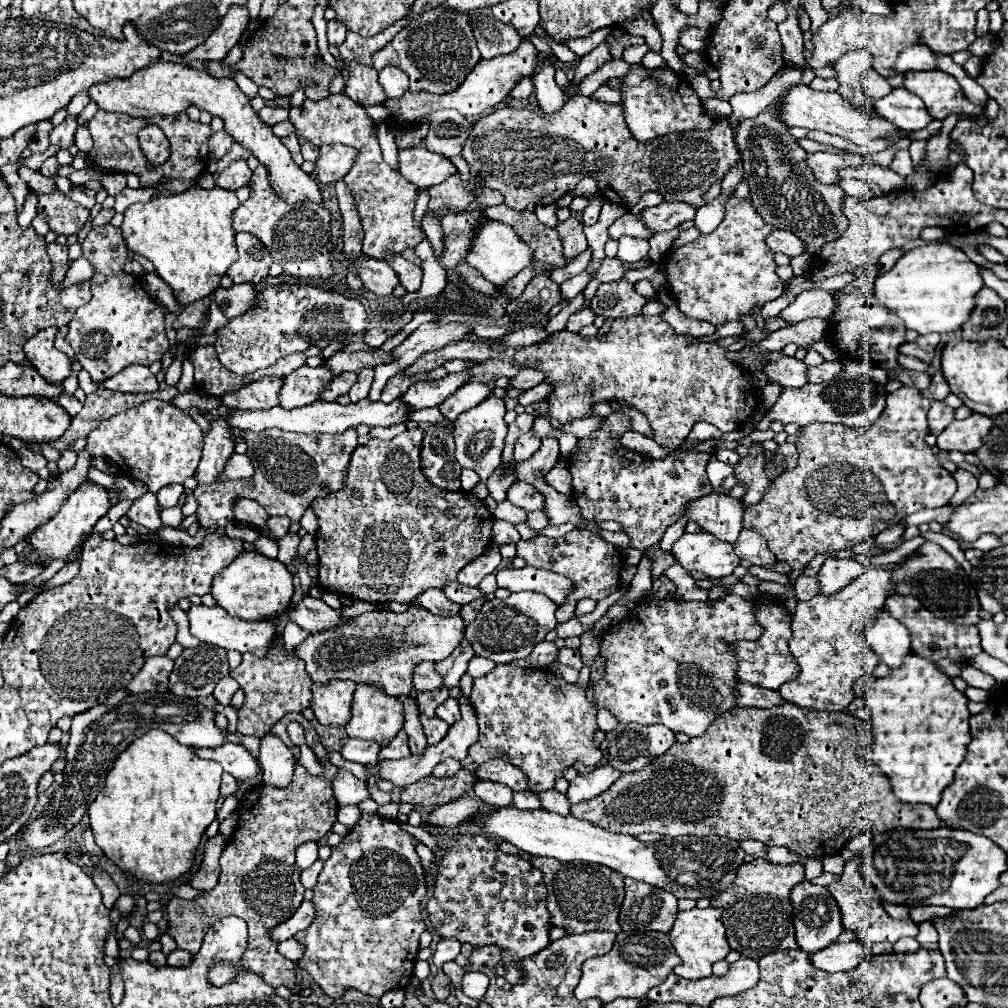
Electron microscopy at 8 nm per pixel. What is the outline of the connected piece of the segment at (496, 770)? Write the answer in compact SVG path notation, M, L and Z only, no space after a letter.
M500 758L488 760L476 768L476 778L478 780L490 780L490 782L500 782L512 788L514 792L518 790L528 790L528 784L524 780L524 774L520 768L512 766L510 762L504 762Z

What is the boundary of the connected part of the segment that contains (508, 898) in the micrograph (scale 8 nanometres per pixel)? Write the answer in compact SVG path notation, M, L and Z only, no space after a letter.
M452 834L446 838L444 842L444 852L440 856L440 868L438 868L438 874L436 874L436 886L434 886L434 892L432 892L432 900L426 902L426 914L428 914L428 920L432 922L436 934L440 938L456 938L460 944L472 944L472 946L500 946L502 948L502 964L504 964L504 978L508 984L516 986L516 984L522 984L522 978L524 978L524 970L520 966L520 960L526 960L534 954L538 954L540 950L544 950L548 944L550 944L550 928L552 928L552 922L550 922L550 912L546 910L546 898L548 898L548 890L546 890L546 884L544 884L544 878L542 878L542 872L538 868L534 868L528 860L524 860L522 856L518 854L504 854L498 850L498 842L496 840L484 840L484 836L474 836L474 834Z

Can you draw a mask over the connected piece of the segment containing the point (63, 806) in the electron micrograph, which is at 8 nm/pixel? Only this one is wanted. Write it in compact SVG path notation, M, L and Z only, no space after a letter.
M172 692L134 694L126 696L116 706L98 704L96 708L74 716L70 742L66 744L64 782L52 792L52 798L44 808L42 816L30 822L26 830L22 830L20 842L24 842L30 850L42 850L64 838L84 818L90 802L94 800L94 794L98 794L104 788L106 774L110 772L118 754L152 728L168 732L180 744L186 744L190 748L212 748L220 742L226 742L228 732L220 732L212 718L212 710L202 708L202 704L190 698L178 698Z

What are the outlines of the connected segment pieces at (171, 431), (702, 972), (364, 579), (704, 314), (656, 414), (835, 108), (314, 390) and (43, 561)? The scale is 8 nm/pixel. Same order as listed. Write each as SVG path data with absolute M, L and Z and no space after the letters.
M148 400L128 412L120 412L120 416L112 416L112 420L104 420L100 428L90 432L86 450L112 460L122 474L144 482L156 494L162 486L172 482L184 484L186 478L195 475L198 458L202 456L202 438L200 426L186 412L170 402Z
M692 908L686 912L678 912L676 922L670 930L670 940L678 956L682 958L682 964L674 968L678 976L684 978L706 978L712 974L712 964L718 960L724 960L730 952L730 946L726 942L724 926L722 926L722 912L720 908Z
M414 428L414 430L406 430L402 432L400 436L392 438L392 440L378 440L378 438L372 438L368 440L366 444L360 444L356 448L356 452L352 454L352 460L350 460L350 466L348 466L348 480L346 480L346 488L340 490L340 492L334 492L334 494L328 494L324 498L316 498L312 500L310 508L314 510L314 514L318 516L318 534L316 534L316 550L318 550L318 556L320 556L320 564L318 564L318 584L320 584L320 590L324 592L336 592L340 596L348 596L348 598L358 598L358 600L364 600L364 602L372 602L372 604L384 604L384 602L412 602L416 600L422 592L430 590L430 588L444 588L444 584L448 580L456 580L458 572L470 564L472 560L476 560L478 556L482 556L486 552L486 548L490 546L492 542L492 514L488 512L486 504L482 500L478 500L474 494L468 494L468 492L450 492L450 490L442 490L434 484L430 484L426 480L426 476L422 474L422 468L420 468L420 446L422 446L422 436L424 432L420 428Z
M732 196L726 204L724 220L712 234L674 248L664 260L668 284L678 298L678 310L690 318L718 326L726 320L740 320L740 316L750 314L754 306L776 300L784 292L784 282L776 276L774 252L766 246L766 236L772 230L772 226L760 220L760 214L754 212L748 198L736 200Z
M632 316L628 320L616 320L606 340L584 340L578 334L562 330L540 344L522 348L516 354L516 362L526 368L540 368L552 380L554 392L548 396L548 416L558 418L562 424L570 422L572 418L588 416L592 404L596 402L624 400L646 414L654 430L654 440L668 448L678 448L688 438L696 422L708 422L720 432L732 432L740 428L756 410L756 406L748 406L748 400L758 396L752 376L736 362L728 360L726 350L720 344L696 342L694 336L676 334L672 326L662 320L662 316Z
M794 86L790 90L790 94L786 96L778 116L788 126L804 126L808 130L822 130L828 134L836 134L836 136L842 136L844 140L852 142L852 144L858 144L858 146L868 146L880 138L886 138L886 140L896 144L898 140L908 136L906 130L896 128L894 124L884 120L876 110L868 112L866 108L856 108L856 106L848 104L836 92L816 92L810 86Z
M324 366L298 368L296 372L286 376L284 388L280 392L280 406L290 410L290 408L300 408L300 406L318 402L320 394L334 378L336 378L336 374Z
M84 482L76 492L70 494L66 504L60 508L60 512L50 518L44 526L40 526L32 536L28 536L28 544L32 546L30 556L20 556L18 562L26 566L48 566L52 560L64 560L66 564L72 564L78 560L78 550L80 544L84 542L84 536L88 536L94 528L94 524L108 512L108 490L94 484L94 482Z

